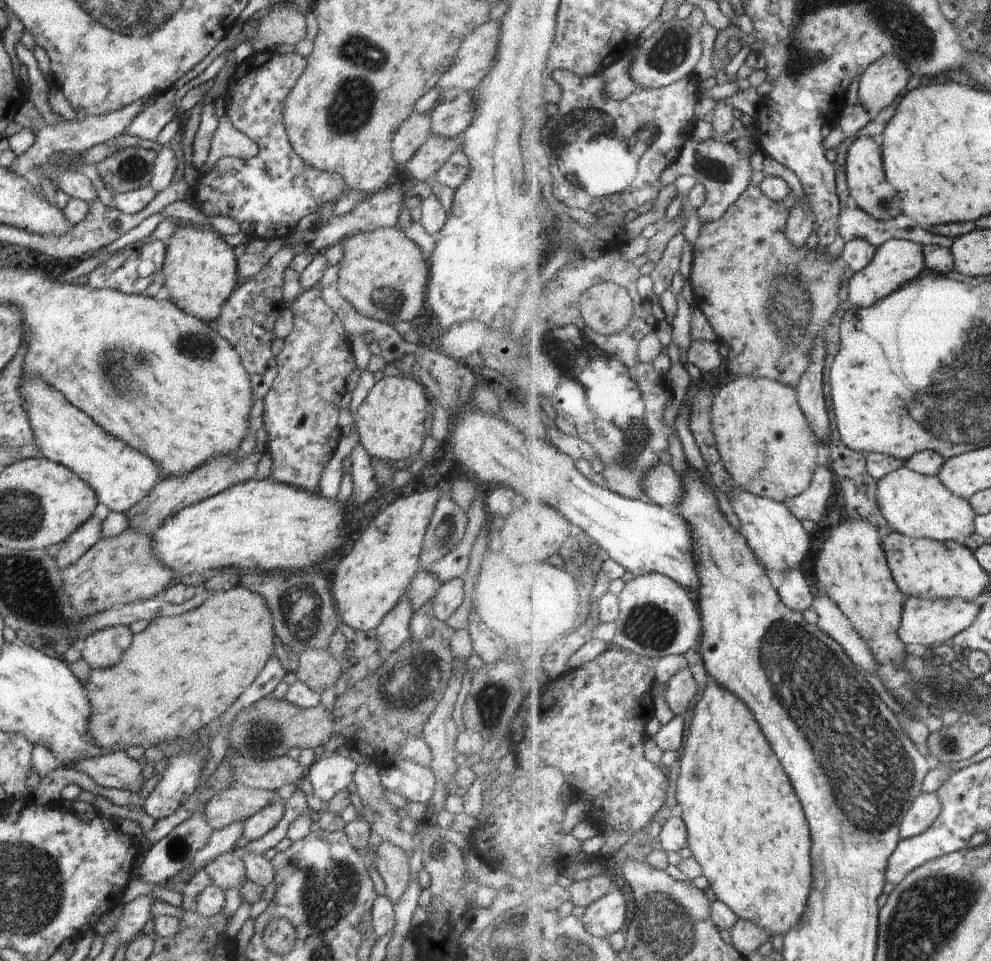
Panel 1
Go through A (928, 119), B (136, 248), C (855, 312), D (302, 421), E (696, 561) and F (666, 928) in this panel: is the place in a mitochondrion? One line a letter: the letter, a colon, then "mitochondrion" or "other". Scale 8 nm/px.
A: other
B: other
C: other
D: other
E: other
F: mitochondrion

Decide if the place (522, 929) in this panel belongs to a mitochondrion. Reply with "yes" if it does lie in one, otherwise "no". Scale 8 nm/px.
yes

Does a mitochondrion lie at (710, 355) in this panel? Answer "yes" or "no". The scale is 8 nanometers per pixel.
no

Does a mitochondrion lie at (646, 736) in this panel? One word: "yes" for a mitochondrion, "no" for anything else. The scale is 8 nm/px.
no

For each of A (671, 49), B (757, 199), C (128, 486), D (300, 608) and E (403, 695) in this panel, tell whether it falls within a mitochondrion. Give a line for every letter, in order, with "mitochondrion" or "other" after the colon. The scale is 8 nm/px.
A: mitochondrion
B: other
C: other
D: mitochondrion
E: mitochondrion

